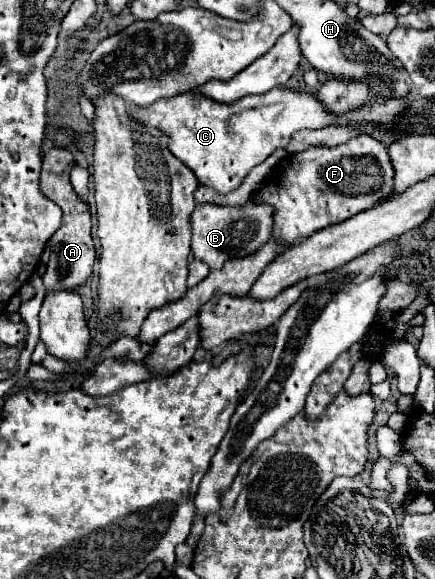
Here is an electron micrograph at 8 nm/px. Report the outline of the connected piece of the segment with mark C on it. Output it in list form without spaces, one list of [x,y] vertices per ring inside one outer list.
[[[272,89],[264,95],[250,95],[232,105],[216,103],[202,95],[176,95],[174,99],[160,99],[146,109],[130,107],[128,111],[134,115],[138,123],[152,125],[170,135],[170,151],[188,165],[198,181],[206,187],[214,187],[214,191],[226,195],[240,187],[246,175],[260,165],[268,155],[272,155],[278,147],[286,147],[290,143],[292,133],[302,129],[322,129],[326,125],[354,125],[354,123],[390,123],[398,111],[402,111],[412,99],[416,99],[416,91],[408,95],[408,99],[392,99],[392,101],[376,101],[368,99],[368,105],[352,111],[350,115],[334,117],[316,101],[314,95],[296,93],[288,89]]]

